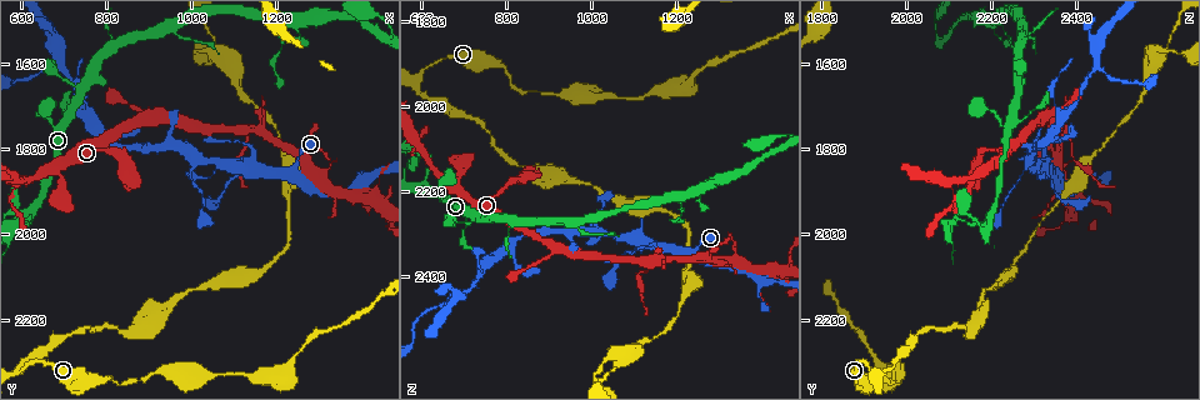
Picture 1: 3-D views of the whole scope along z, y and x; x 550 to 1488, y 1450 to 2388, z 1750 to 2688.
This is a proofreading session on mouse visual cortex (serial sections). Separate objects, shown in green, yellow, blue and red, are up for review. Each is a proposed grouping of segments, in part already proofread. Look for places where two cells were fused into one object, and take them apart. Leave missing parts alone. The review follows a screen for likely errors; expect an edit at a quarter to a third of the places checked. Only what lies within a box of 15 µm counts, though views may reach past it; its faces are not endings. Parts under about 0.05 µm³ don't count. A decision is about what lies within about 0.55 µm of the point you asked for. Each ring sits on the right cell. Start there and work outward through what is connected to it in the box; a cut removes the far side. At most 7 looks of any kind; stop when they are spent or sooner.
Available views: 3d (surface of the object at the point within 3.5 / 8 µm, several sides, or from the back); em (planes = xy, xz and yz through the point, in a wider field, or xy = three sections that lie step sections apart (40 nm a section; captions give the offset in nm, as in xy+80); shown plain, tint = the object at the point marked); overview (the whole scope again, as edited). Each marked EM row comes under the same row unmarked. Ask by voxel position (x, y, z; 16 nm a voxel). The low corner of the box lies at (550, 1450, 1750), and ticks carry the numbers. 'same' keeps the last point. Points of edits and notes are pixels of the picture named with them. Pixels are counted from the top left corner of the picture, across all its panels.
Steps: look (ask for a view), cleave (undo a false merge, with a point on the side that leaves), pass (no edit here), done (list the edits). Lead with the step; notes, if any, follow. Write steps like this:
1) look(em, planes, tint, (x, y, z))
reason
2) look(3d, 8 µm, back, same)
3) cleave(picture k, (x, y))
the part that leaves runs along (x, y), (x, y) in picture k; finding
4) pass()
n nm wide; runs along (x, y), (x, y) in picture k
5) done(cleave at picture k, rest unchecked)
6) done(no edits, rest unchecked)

look(3d, 3.5 µm, (695, 1605, 2445))
thin arm on a thick one

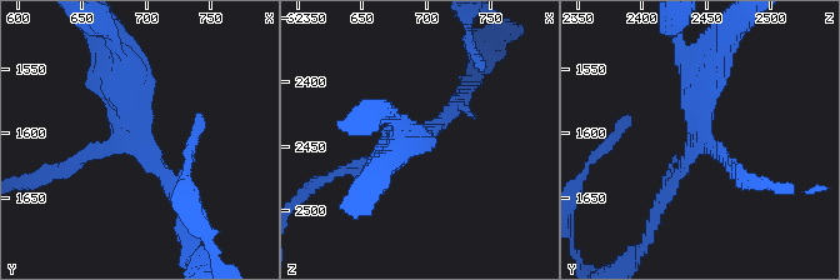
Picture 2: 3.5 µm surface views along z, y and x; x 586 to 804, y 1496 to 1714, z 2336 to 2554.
look(em, xy, step 5, tint, (692, 1608, 2444))
3 arms; arms of 150, 200, 450 nm; need the tissue

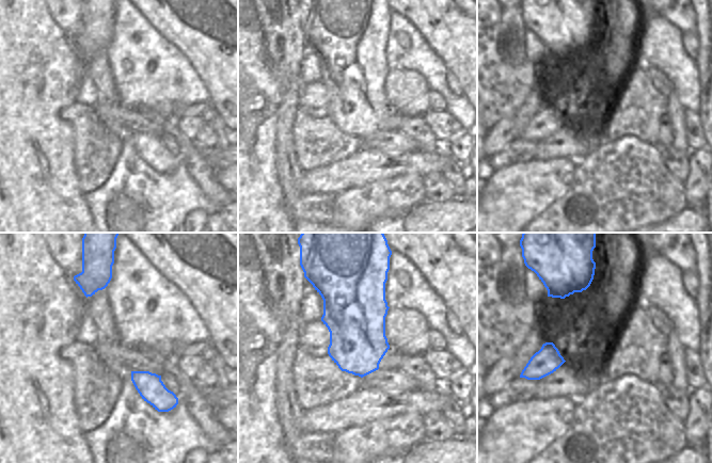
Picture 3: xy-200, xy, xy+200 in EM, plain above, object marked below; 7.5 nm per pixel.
pass()
runs along (179, 204), (136, 143), (125, 63) in picture 2; continuous, no second cell

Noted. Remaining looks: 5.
look(3d, 8 µm, (1065, 1570, 2585))
thin arm on a thick one

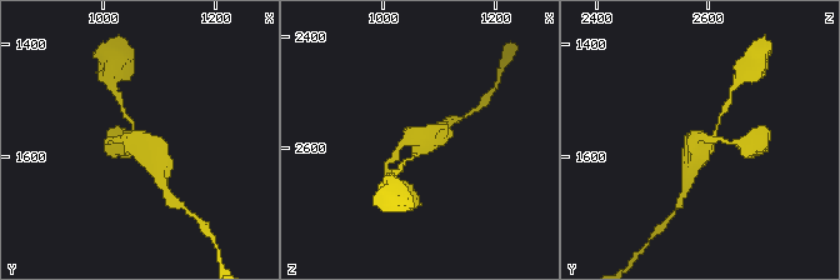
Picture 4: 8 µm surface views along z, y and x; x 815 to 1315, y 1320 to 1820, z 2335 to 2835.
look(3d, 3.5 µm, (1070, 1570, 2580))
closer look

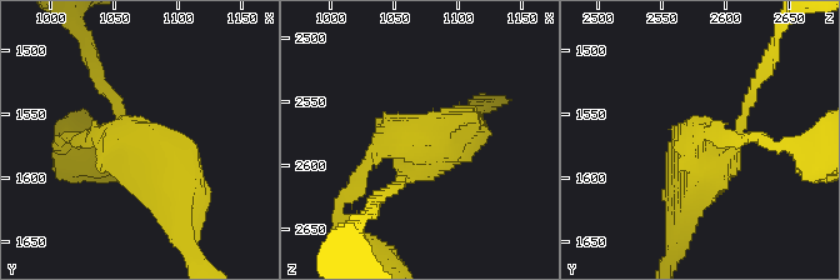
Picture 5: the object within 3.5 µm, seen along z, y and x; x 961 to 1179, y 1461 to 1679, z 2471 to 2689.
pass()
3 arms; runs along (179, 226), (90, 138) in picture 5; all the same cell

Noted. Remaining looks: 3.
look(3d, 3.5 µm, (1125, 1755, 2370))
small branch off a trunk

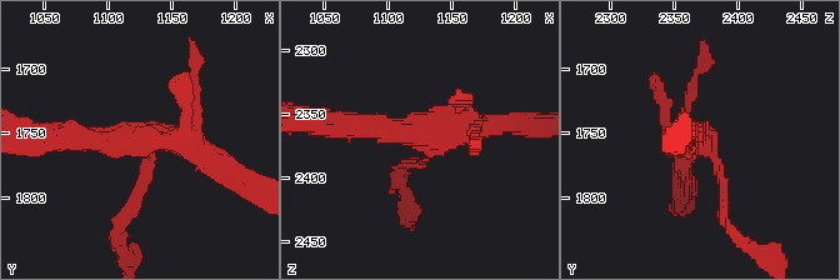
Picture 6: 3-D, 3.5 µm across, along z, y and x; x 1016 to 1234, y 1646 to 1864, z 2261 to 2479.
look(em, xy, step 1, tint, (1126, 1754, 2364))

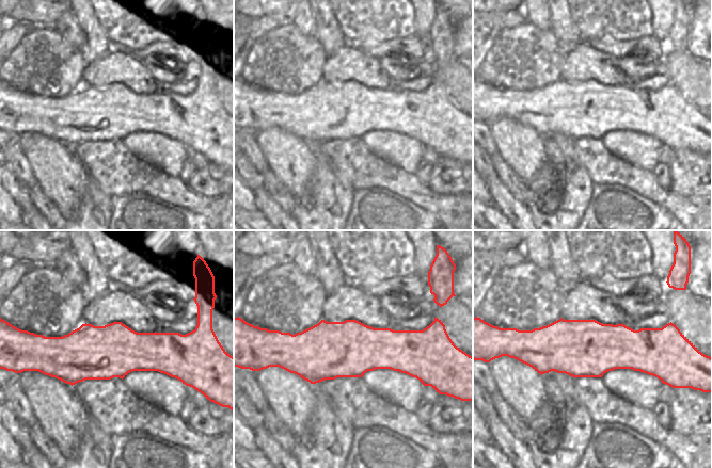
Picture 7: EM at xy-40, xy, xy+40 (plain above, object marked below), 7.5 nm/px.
cleave(picture 6, (131, 208))
the part that leaves runs along (143, 165), (120, 228), (128, 258) in picture 6; two cells meet here

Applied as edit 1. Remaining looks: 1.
done(cleave at picture 6, rest unchecked)

